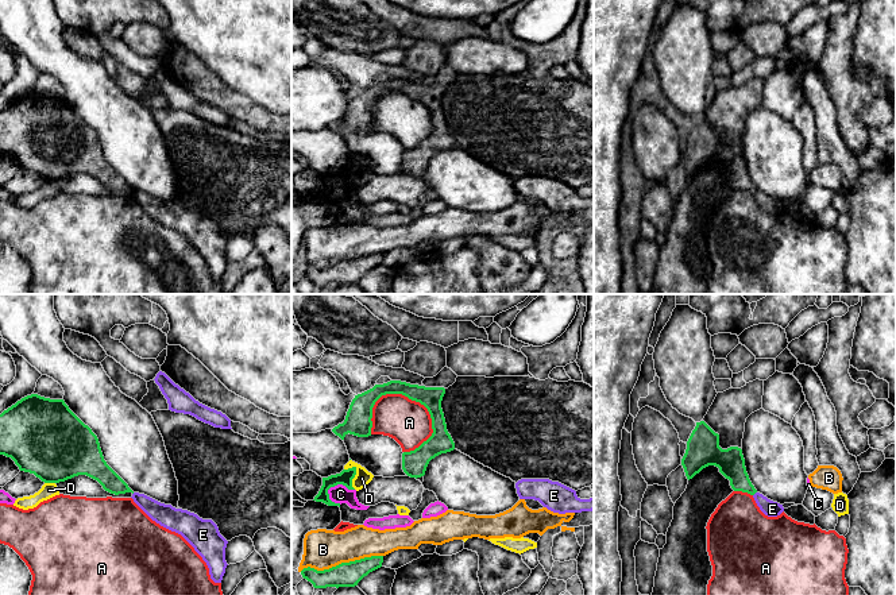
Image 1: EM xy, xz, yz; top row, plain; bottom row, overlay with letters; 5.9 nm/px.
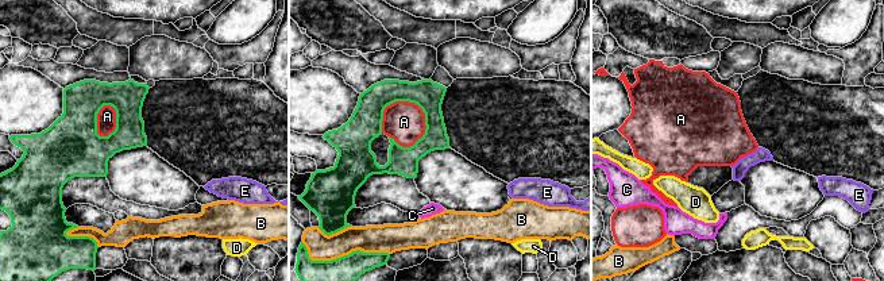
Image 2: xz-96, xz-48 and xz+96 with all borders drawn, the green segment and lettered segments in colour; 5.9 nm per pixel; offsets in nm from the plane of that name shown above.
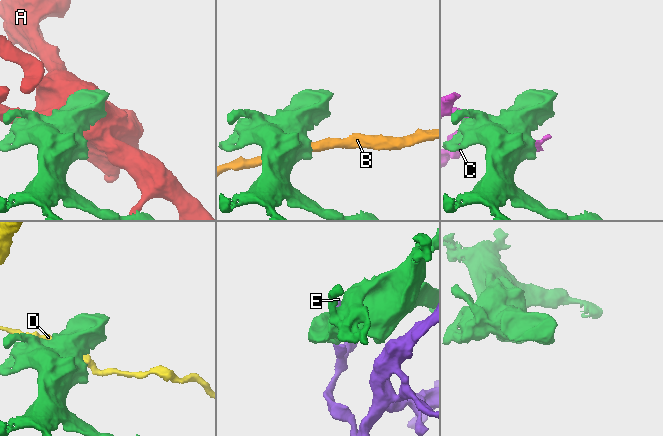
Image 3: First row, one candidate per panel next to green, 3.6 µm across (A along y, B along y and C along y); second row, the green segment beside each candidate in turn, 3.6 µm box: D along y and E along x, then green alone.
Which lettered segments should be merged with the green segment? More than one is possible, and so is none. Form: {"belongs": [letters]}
{"belongs": []}

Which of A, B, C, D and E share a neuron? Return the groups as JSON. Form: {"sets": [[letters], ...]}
{"sets": [["A"], ["B"], ["C"], ["D"], ["E"]]}

